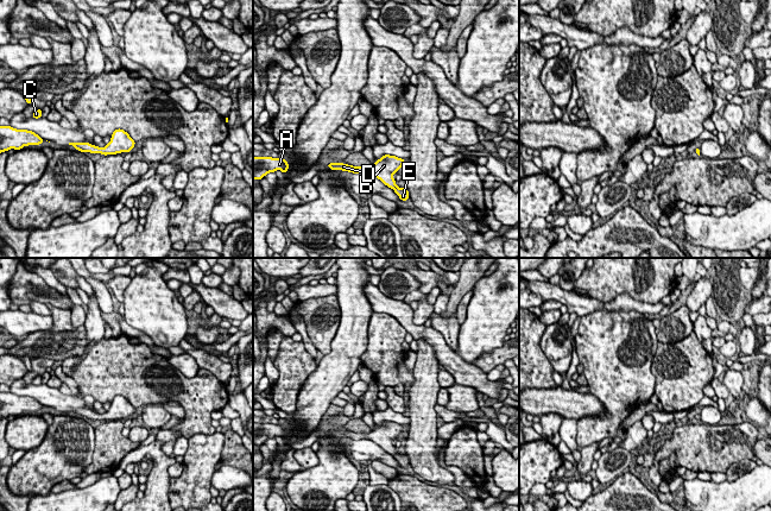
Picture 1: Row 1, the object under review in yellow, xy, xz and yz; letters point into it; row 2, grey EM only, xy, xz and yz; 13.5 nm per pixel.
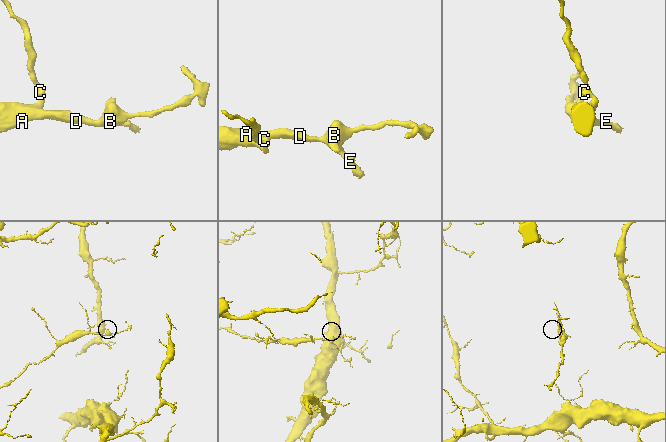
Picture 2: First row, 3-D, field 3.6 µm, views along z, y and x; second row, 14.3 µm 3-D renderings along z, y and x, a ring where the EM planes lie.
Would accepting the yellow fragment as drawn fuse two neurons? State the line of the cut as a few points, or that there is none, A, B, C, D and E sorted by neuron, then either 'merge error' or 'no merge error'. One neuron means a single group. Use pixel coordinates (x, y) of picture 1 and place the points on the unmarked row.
no cut | A B C D E | no merge error

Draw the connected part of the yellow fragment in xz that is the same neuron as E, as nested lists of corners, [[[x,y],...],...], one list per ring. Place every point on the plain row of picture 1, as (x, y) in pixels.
[[[385,421],[375,427],[369,434],[353,433],[343,429],[330,429],[327,433],[331,436],[342,436],[353,440],[369,439],[380,446],[385,452],[393,455],[402,467],[410,465],[409,458],[405,454],[399,454],[396,446],[392,443],[404,431],[404,425],[396,422]]]

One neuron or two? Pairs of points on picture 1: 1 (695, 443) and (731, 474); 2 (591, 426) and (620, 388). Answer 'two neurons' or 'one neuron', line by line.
1: two neurons
2: one neuron

